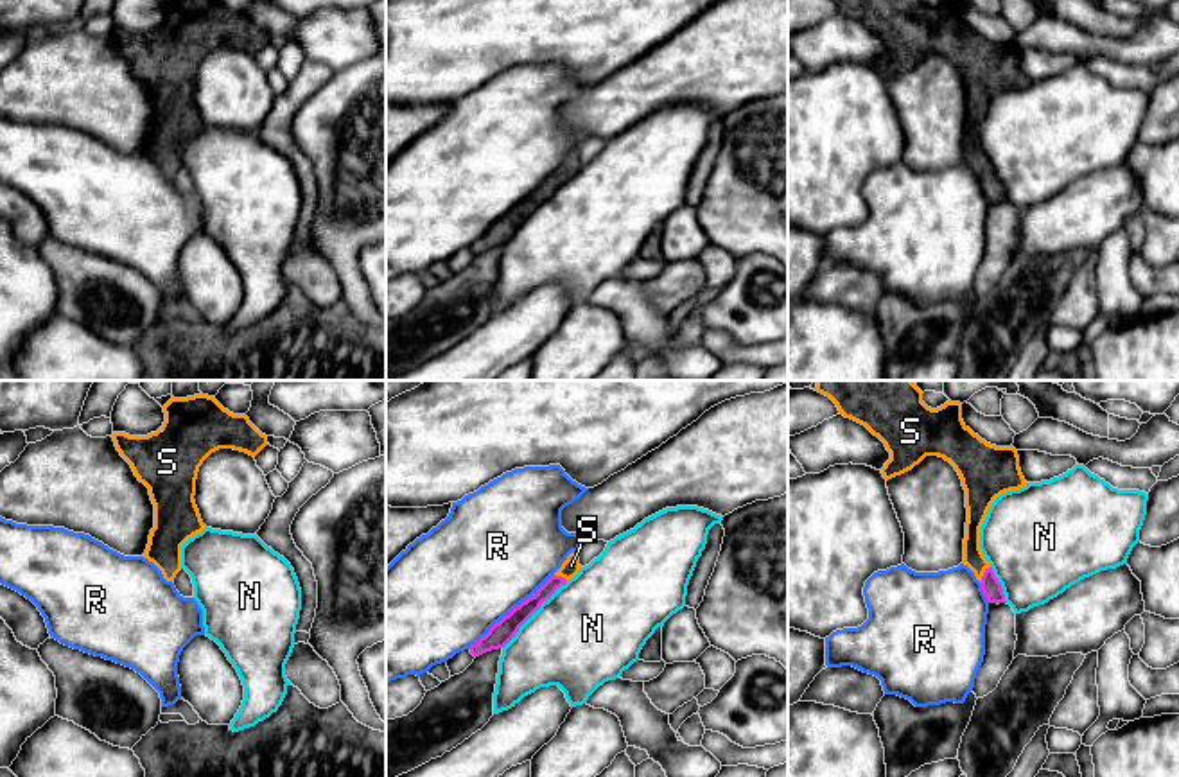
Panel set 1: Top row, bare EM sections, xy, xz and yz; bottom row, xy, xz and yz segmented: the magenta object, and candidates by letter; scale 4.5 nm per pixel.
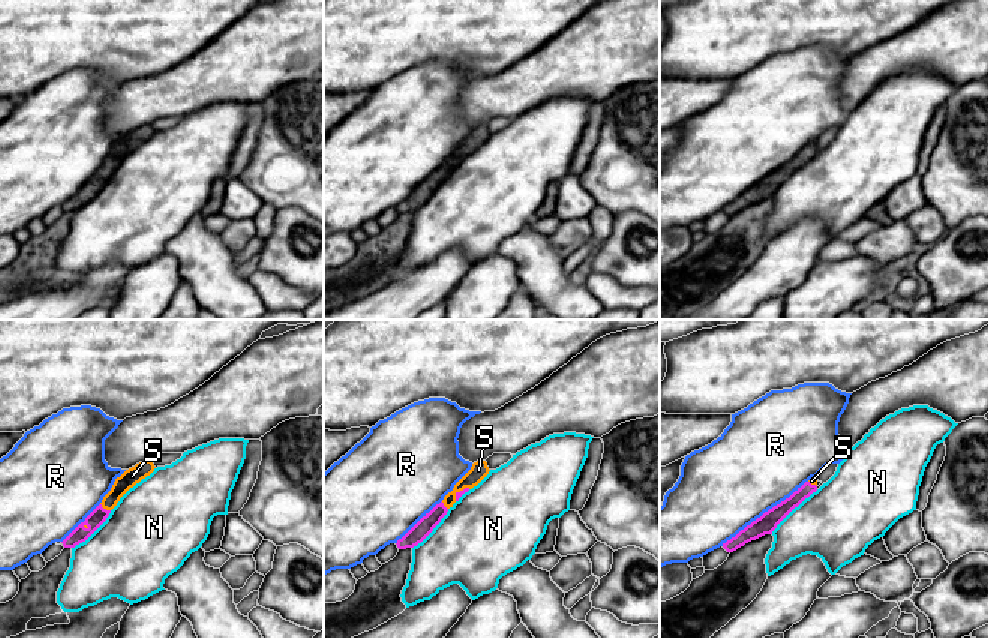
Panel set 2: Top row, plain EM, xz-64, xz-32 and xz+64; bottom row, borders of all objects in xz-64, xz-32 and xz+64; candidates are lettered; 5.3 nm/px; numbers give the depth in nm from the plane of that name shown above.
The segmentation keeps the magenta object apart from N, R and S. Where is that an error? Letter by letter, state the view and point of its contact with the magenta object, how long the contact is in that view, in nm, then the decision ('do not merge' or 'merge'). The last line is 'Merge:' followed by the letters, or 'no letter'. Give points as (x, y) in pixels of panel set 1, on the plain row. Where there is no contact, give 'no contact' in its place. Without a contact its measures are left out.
N: contact xz (533, 210); length 420 nm; do not merge
R: contact xz (501, 218); length 380 nm; do not merge
S: contact yz (984, 173); length 90 nm; merge
Merge: S

